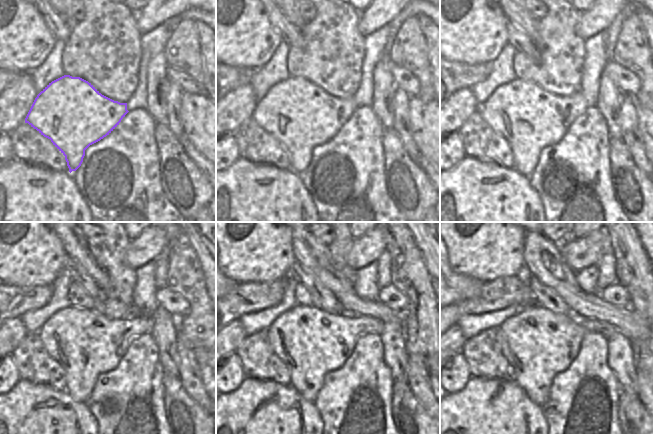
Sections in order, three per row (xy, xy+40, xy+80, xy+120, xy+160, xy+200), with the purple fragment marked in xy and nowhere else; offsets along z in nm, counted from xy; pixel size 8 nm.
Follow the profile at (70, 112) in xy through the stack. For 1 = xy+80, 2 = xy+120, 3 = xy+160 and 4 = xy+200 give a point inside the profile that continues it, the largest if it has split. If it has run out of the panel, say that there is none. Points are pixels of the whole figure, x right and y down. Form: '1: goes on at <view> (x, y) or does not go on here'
1: goes on at xy+80 (530, 118)
2: goes on at xy+120 (85, 343)
3: goes on at xy+160 (311, 342)
4: goes on at xy+200 (538, 344)

